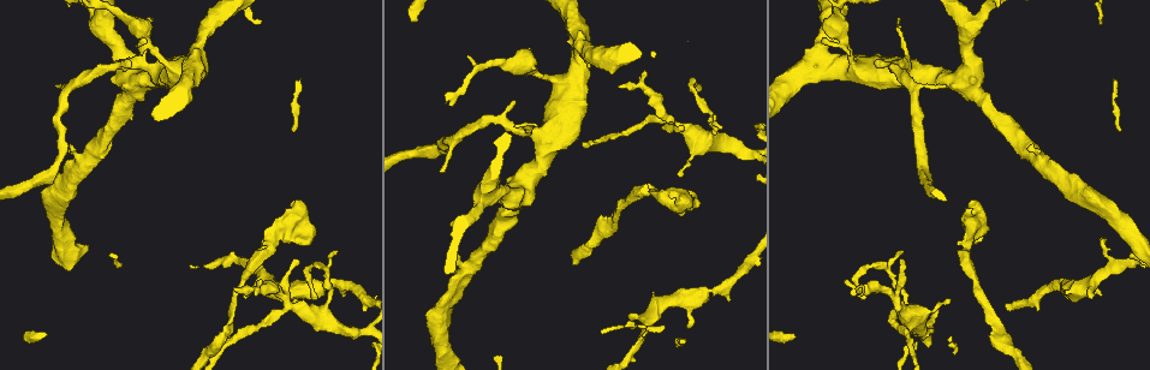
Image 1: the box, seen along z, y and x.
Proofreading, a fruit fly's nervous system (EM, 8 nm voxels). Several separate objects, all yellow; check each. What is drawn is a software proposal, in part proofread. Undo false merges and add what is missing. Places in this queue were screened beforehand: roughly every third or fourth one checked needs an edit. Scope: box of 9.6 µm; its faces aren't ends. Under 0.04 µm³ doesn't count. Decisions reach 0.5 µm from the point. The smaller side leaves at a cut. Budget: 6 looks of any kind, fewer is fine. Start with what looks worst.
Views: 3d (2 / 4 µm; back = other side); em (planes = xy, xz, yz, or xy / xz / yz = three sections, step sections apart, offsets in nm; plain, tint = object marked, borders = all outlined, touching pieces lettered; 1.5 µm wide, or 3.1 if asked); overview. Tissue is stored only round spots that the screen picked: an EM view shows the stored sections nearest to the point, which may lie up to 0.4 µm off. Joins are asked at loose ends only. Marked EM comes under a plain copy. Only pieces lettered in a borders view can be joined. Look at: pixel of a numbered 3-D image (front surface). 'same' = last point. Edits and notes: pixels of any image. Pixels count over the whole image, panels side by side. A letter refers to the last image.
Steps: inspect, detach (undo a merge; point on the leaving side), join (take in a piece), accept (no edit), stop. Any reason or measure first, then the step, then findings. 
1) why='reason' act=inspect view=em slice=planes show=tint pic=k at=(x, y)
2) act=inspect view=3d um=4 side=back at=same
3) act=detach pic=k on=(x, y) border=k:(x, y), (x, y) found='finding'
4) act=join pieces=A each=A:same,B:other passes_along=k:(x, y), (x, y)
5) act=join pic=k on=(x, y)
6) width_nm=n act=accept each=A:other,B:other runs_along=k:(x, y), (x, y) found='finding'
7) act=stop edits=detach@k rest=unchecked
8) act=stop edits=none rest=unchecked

why='stops while still wide' act=inspect view=3d um=4 pic=1 at=(631, 319)

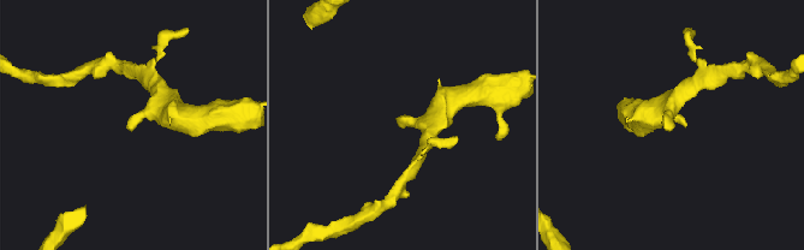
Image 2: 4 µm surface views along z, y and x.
why='now the EM' act=inspect view=em slice=yz step=8 show=tint pic=2 at=(671, 130)

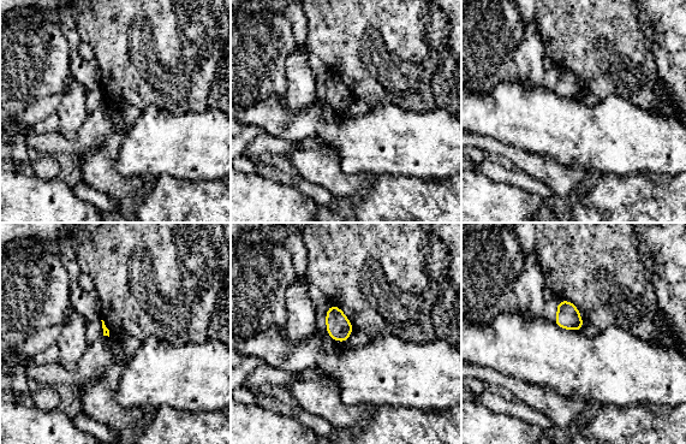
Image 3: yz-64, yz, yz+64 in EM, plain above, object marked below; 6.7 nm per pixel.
why='another direction' act=inspect view=em slice=planes show=borders at=same

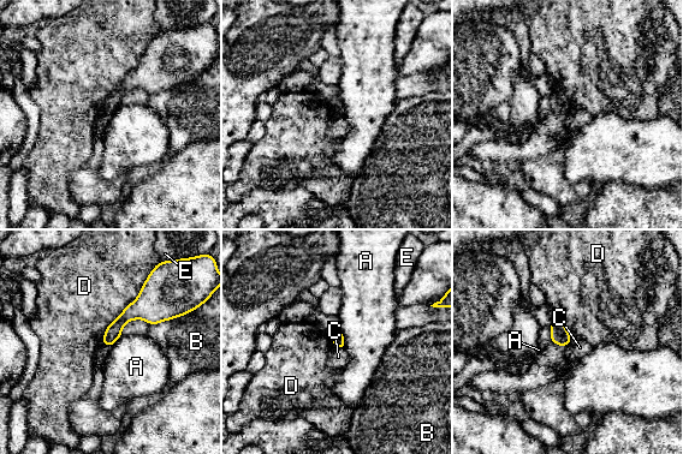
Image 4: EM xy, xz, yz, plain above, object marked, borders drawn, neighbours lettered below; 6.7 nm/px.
act=accept each=A:other,B:other,C:other,D:other,E:other border=4:(572, 339), (569, 344) found='no lettered piece goes on from it'

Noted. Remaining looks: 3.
act=inspect view=3d um=2 pic=1 at=(664, 325)

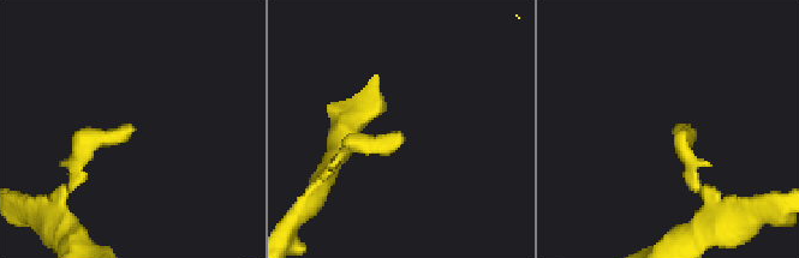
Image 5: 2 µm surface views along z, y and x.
act=inspect view=em slice=yz step=4 show=tint pic=5 at=(405, 140)

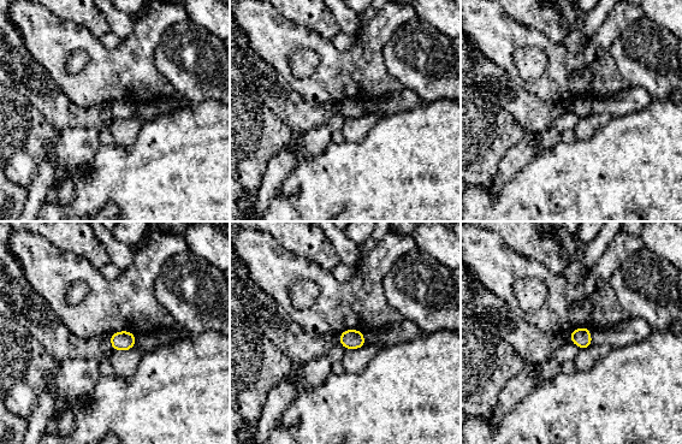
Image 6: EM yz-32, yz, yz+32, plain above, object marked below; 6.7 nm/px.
why='cut it another way' act=inspect view=em slice=planes show=borders at=same

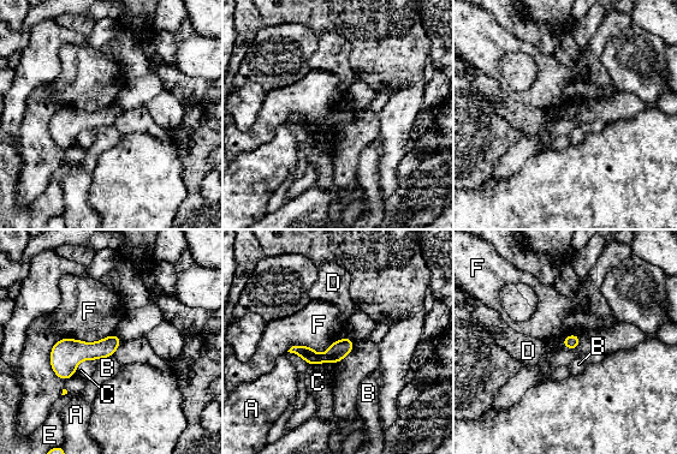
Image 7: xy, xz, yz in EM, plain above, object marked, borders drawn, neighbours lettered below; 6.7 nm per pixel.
act=accept each=A:other,B:other,C:other,D:other,E:other,F:other runs_along=7:(350, 346), (327, 357), (294, 350) found='none of them fits'

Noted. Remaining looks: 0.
act=stop edits=none rest=unchecked

